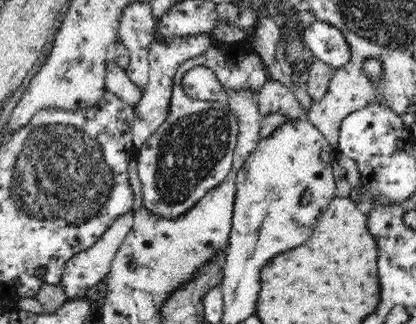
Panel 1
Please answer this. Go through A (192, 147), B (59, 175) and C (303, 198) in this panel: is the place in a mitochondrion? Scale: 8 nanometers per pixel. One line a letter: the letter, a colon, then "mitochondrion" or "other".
A: mitochondrion
B: mitochondrion
C: other

